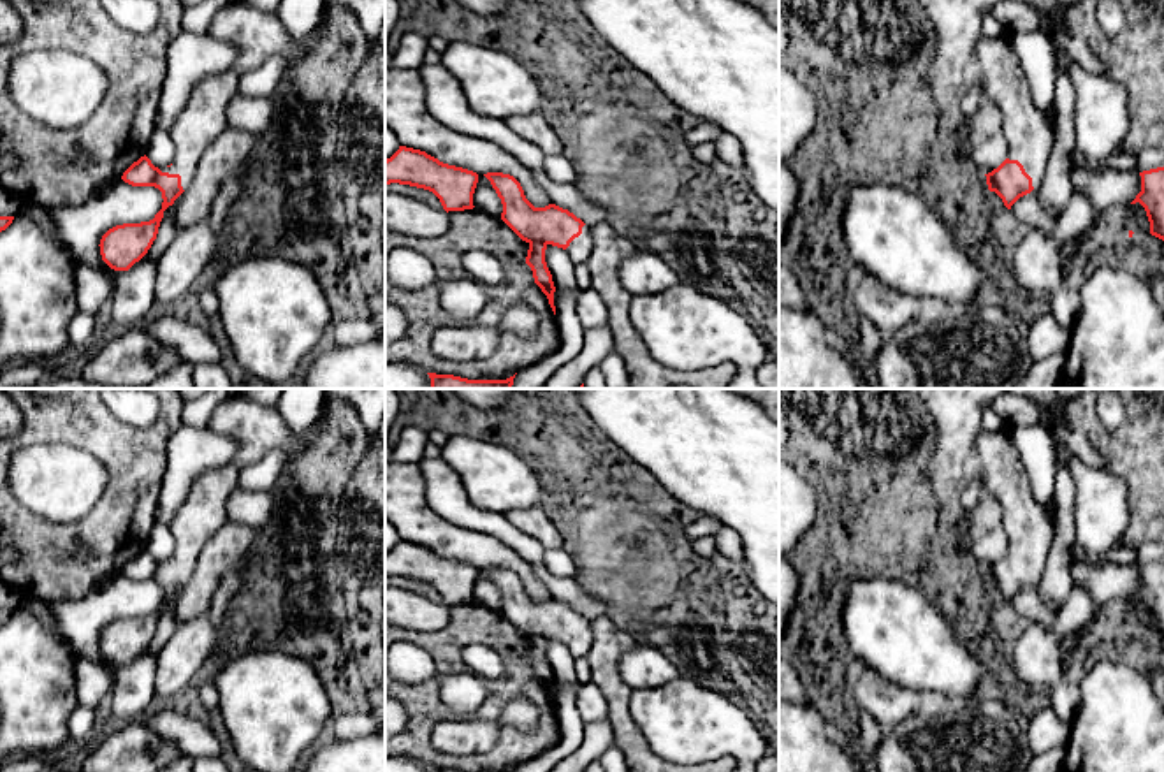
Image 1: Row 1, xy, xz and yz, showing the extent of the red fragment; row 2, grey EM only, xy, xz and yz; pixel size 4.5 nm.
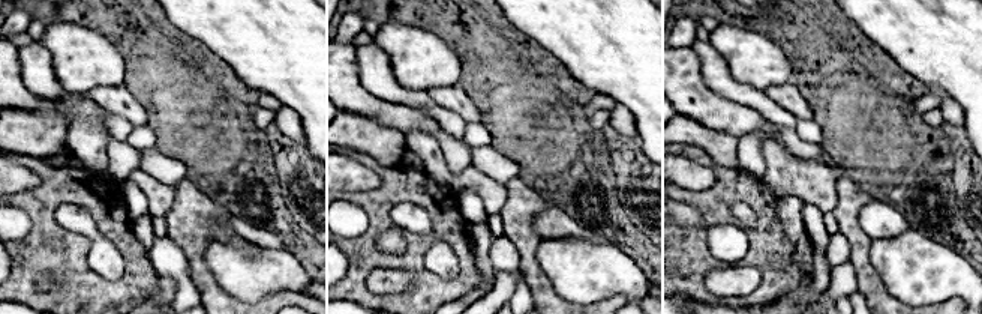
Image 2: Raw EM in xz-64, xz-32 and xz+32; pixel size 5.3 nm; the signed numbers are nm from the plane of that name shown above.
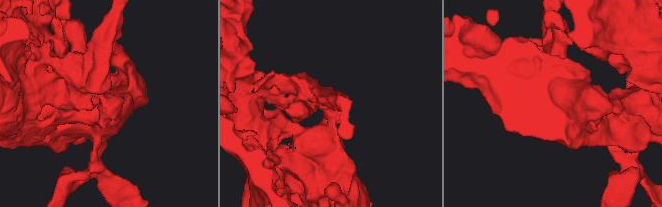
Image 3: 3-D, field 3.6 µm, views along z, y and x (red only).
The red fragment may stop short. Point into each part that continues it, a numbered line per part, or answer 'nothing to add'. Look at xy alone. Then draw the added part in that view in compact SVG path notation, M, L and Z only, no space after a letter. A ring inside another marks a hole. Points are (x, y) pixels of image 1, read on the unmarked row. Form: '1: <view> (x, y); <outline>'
1: xy (257, 429); M243 389L220 403L206 427L234 438L239 447L237 455L232 462L207 470L192 482L169 528L176 542L172 559L160 564L179 568L181 580L186 584L204 543L229 522L227 503L239 489L241 470L276 448L283 448L288 461L297 461L316 441L325 413L324 406L318 420L294 438L278 411L251 401Z

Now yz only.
1: yz (1029, 526); M979 431L974 461L983 471L983 489L1002 506L1008 552L1018 554L1032 572L1034 584L1046 568L1057 519L1034 499L1027 470L1009 431Z

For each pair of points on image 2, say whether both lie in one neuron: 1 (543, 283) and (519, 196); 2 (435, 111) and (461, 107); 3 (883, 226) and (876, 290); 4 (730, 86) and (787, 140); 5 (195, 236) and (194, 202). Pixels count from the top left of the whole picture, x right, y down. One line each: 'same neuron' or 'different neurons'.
1: same neuron
2: different neurons
3: different neurons
4: different neurons
5: same neuron

